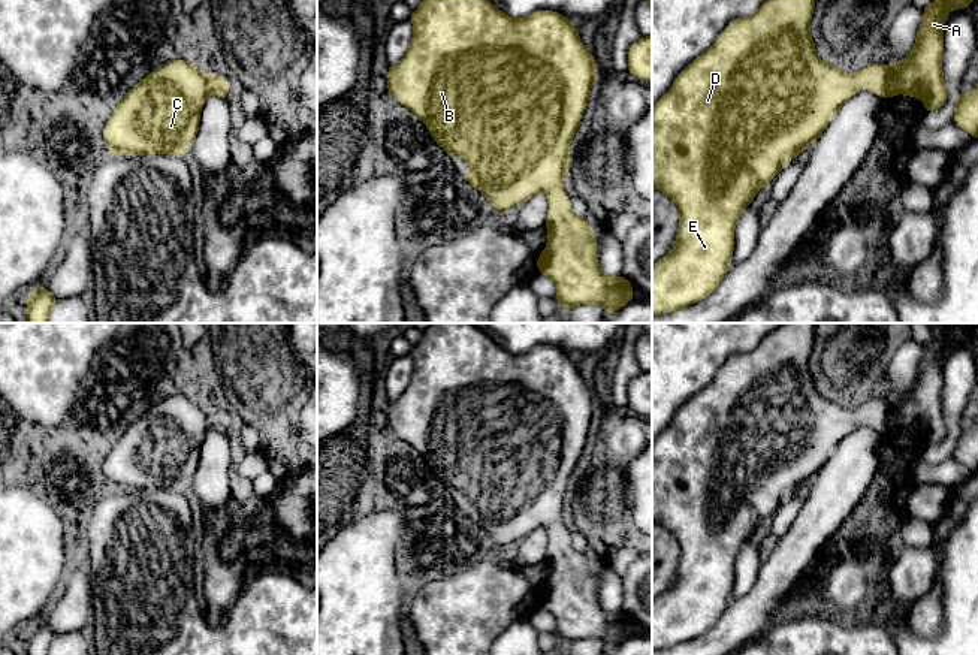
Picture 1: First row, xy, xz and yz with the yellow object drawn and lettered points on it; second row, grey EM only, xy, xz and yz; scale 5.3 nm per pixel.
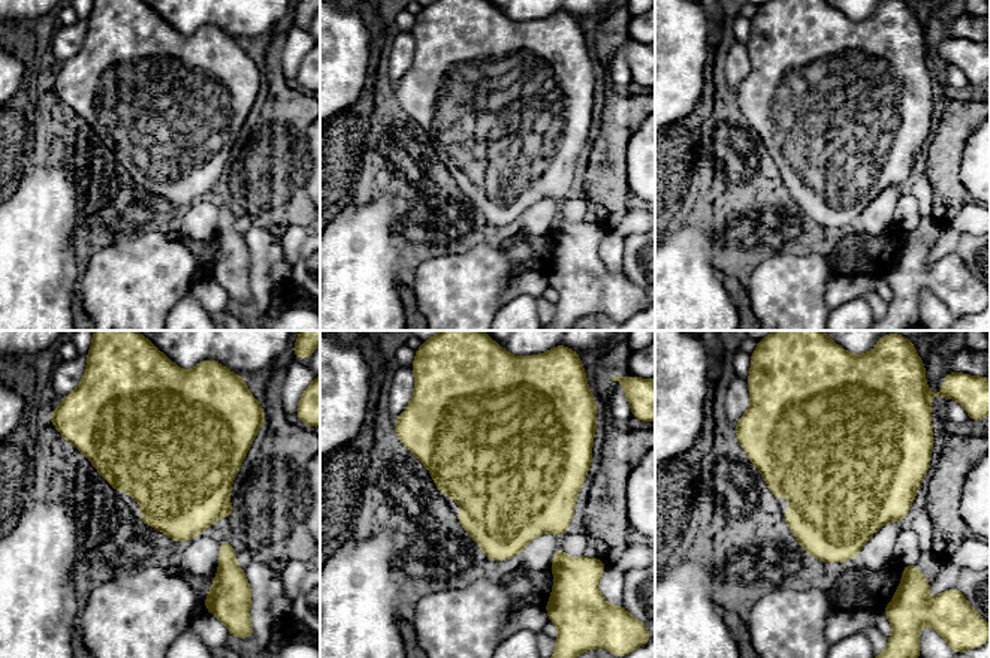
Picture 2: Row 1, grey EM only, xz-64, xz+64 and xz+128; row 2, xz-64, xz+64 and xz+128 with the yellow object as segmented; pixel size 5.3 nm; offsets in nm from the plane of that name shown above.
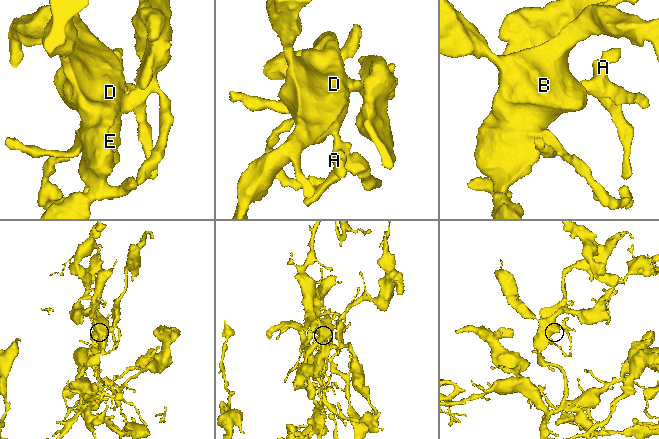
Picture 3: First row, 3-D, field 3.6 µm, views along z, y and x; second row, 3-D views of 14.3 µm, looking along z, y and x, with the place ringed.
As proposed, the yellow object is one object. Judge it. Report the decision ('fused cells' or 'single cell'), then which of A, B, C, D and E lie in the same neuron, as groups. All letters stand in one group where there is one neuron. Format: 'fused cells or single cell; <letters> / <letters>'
single cell; A B C D E

